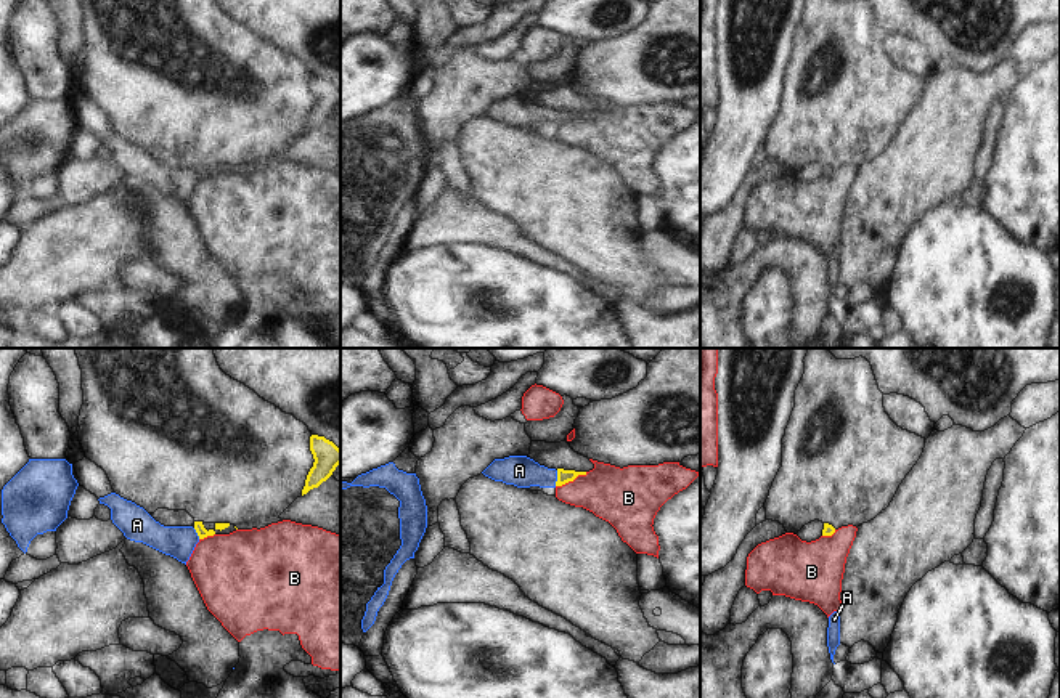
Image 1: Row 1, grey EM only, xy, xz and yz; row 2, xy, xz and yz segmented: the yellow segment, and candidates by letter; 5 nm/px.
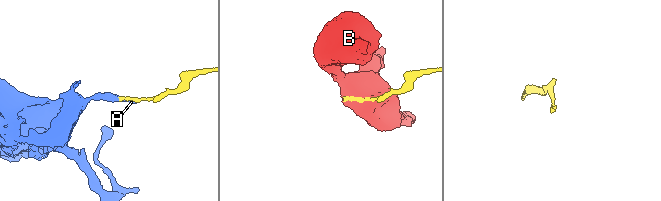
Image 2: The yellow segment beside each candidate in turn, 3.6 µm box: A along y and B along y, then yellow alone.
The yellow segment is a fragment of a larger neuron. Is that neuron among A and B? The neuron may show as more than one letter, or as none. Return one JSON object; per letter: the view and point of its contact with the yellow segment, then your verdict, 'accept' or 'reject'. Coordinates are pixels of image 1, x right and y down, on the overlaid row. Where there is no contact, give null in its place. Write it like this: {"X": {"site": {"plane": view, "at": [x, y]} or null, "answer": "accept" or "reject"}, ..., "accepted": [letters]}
{"A": {"site": {"plane": "xz", "at": [558, 478]}, "answer": "accept"}, "B": {"site": {"plane": "xz", "at": [570, 480]}, "answer": "reject"}, "accepted": ["A"]}

